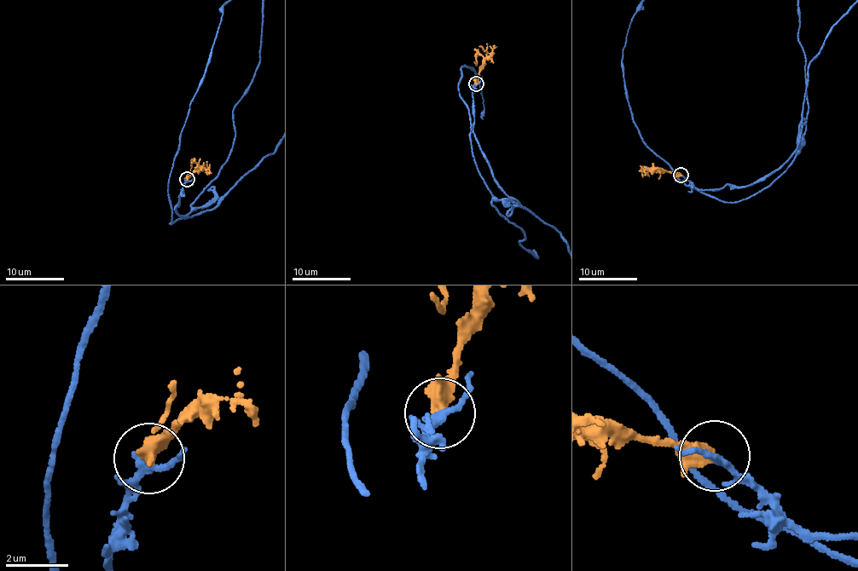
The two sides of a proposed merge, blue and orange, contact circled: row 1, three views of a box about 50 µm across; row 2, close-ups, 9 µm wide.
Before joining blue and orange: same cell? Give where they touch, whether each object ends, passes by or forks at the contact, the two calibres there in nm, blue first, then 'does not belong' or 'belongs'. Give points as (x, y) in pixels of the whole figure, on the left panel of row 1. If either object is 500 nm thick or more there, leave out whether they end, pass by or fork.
place (187, 179); calibres 200 and 500 nm; belongs

